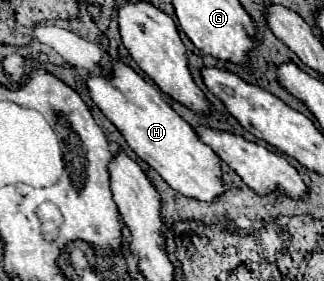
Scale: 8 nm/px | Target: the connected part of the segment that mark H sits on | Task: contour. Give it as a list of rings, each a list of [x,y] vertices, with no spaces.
[[[114,62],[112,76],[88,78],[88,90],[94,104],[120,130],[132,152],[154,168],[178,194],[212,202],[226,192],[220,158],[198,138],[194,128],[166,104],[162,92],[154,84],[148,84],[126,64]]]

